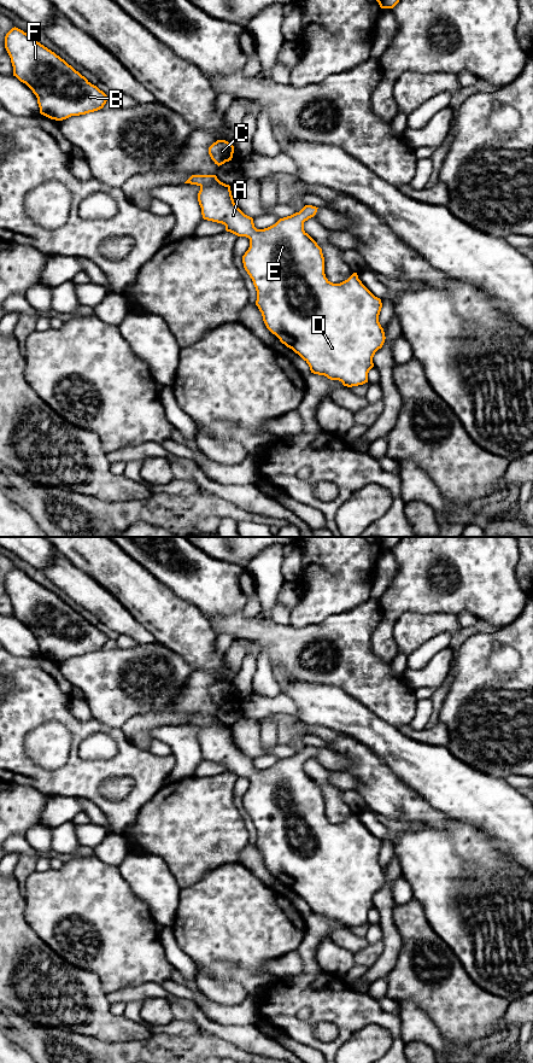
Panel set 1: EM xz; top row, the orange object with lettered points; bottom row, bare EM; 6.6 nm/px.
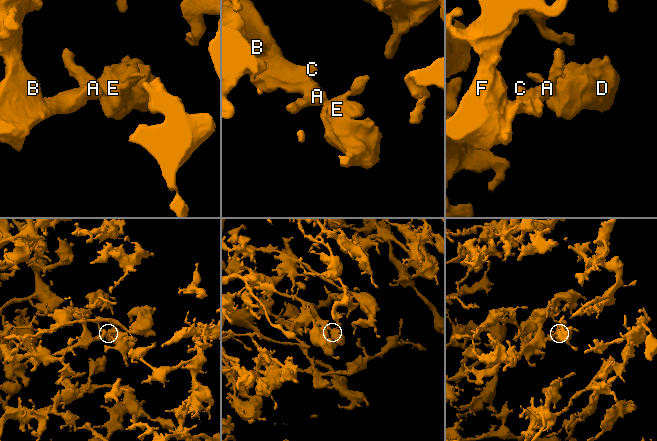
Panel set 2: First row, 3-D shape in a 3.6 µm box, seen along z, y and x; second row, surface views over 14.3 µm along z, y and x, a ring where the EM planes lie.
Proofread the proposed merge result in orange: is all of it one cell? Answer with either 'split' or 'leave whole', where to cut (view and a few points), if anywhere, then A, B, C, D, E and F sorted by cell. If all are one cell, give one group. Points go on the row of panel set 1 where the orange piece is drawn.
leave whole; no cut; A B C D E F

